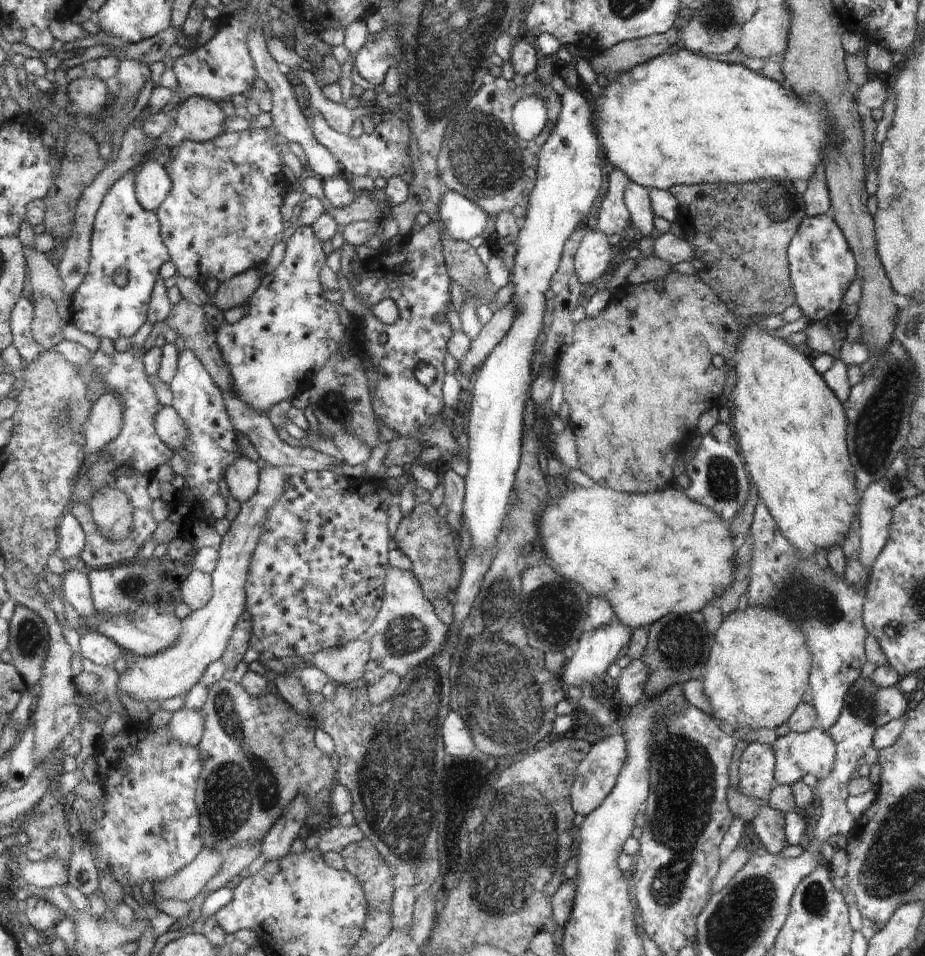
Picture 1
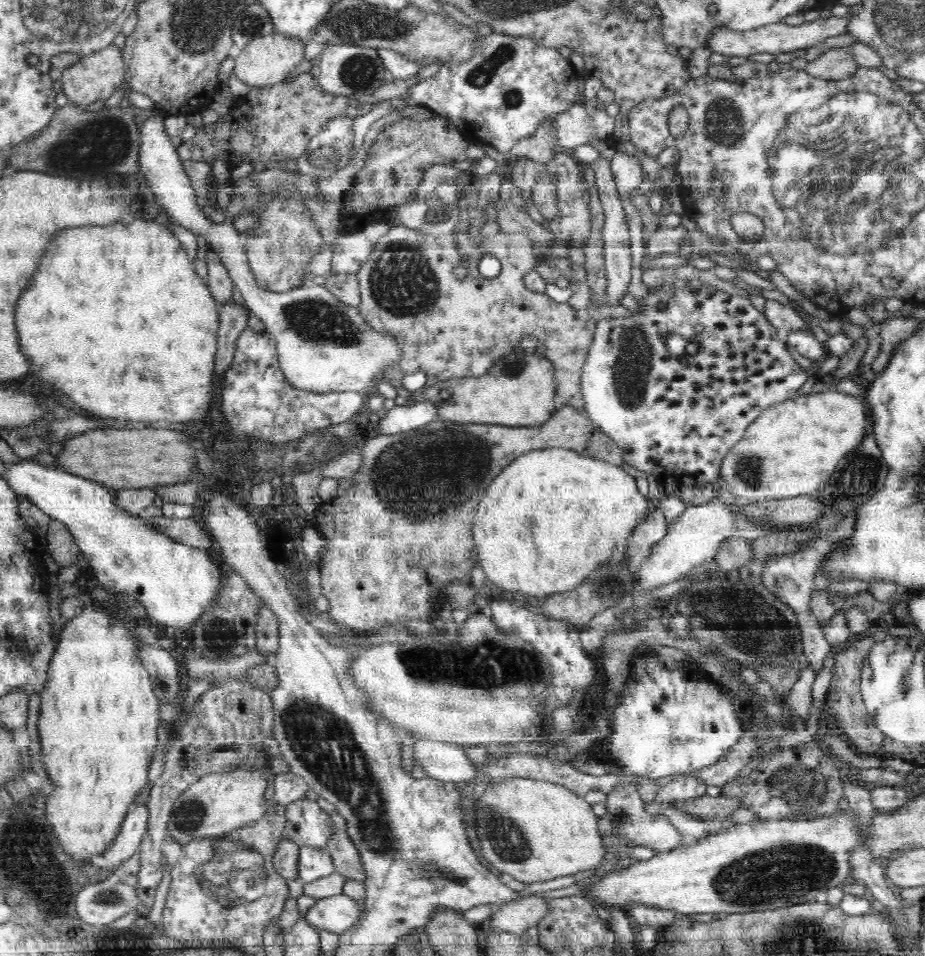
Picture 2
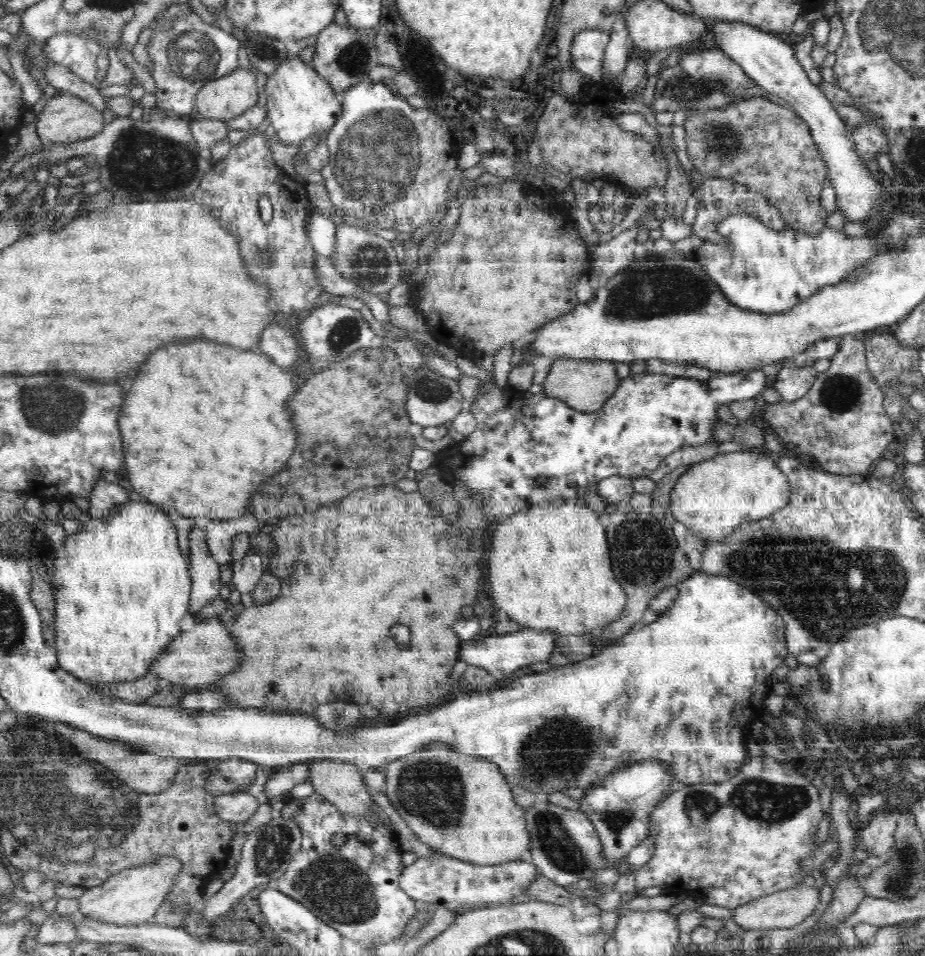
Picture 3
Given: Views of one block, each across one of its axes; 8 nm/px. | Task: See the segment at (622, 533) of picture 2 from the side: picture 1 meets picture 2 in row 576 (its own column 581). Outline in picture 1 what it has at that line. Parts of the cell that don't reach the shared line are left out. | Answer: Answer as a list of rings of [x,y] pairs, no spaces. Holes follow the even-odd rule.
[[[573,486],[560,498],[548,500],[548,508],[542,514],[542,520],[538,520],[538,530],[540,530],[540,544],[546,550],[549,565],[556,574],[560,574],[566,580],[578,584],[591,598],[606,598],[608,604],[614,610],[614,618],[617,618],[626,624],[628,628],[638,628],[638,626],[650,626],[657,623],[668,614],[689,614],[691,612],[702,611],[702,608],[709,604],[718,594],[724,593],[724,590],[734,582],[734,546],[732,546],[732,536],[730,535],[728,525],[718,513],[712,509],[706,508],[699,502],[692,501],[686,493],[679,487],[666,488],[652,494],[629,494],[628,492],[616,492],[612,488],[604,486]]]

